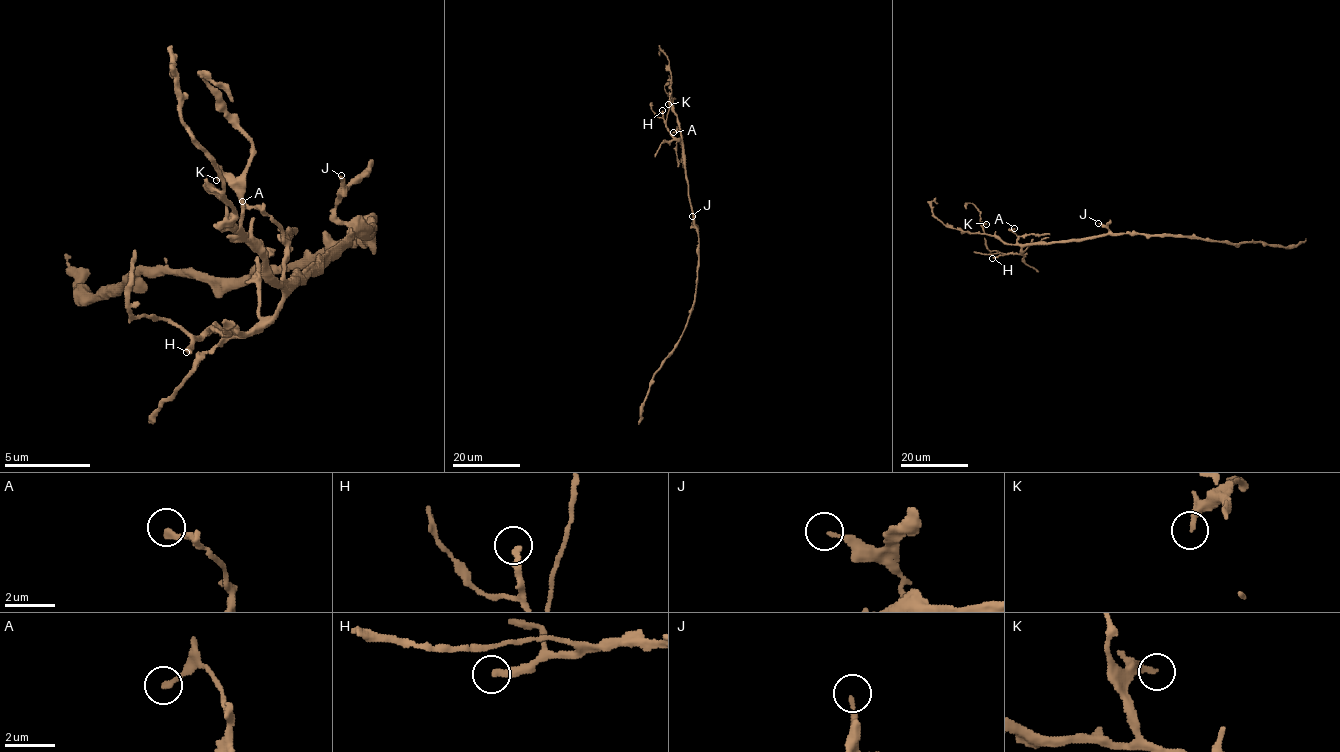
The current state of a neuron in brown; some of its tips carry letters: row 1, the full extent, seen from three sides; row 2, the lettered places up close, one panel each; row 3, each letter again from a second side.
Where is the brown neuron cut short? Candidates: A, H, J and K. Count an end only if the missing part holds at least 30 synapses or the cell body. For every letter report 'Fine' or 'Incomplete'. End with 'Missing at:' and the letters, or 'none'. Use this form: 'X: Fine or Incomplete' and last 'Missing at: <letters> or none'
A: Fine
H: Incomplete
J: Fine
K: Fine
Missing at: H

